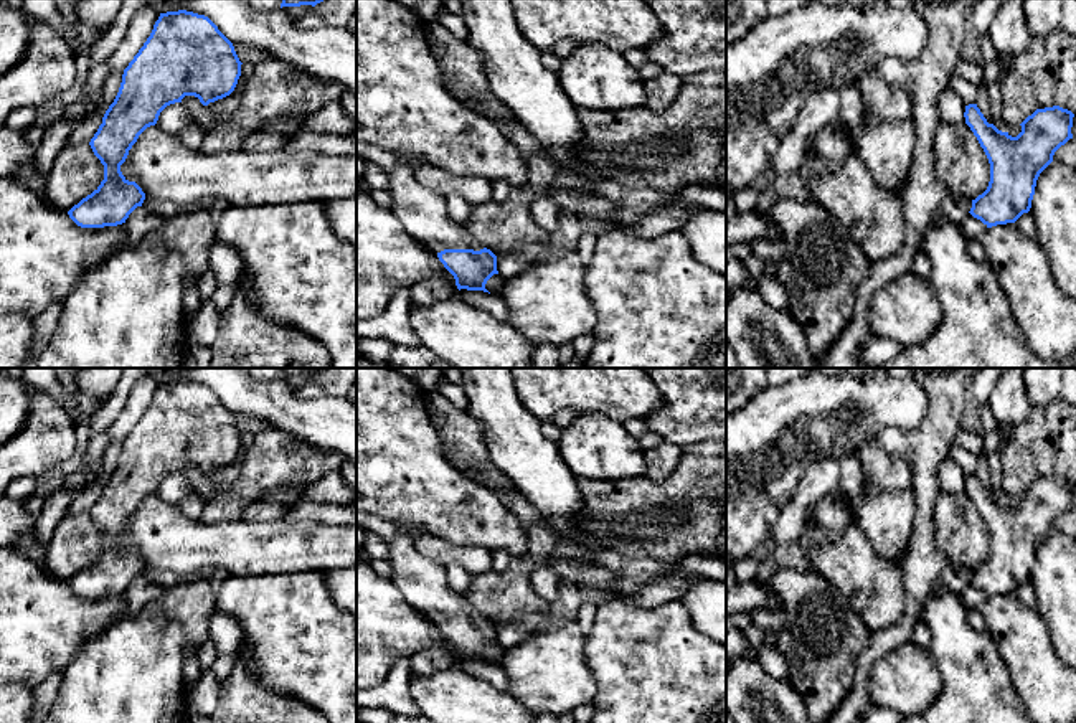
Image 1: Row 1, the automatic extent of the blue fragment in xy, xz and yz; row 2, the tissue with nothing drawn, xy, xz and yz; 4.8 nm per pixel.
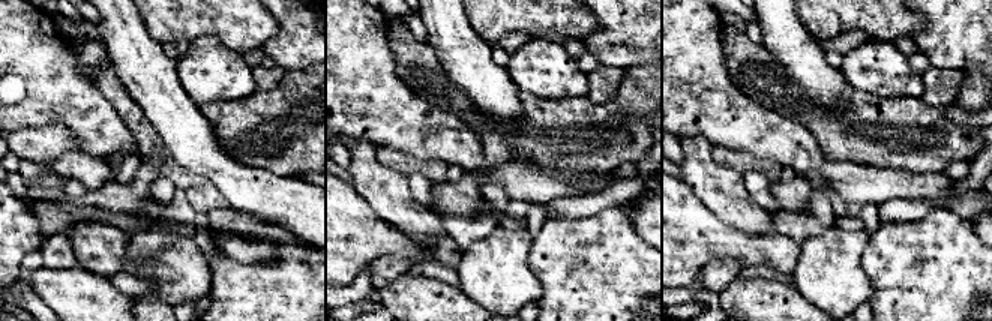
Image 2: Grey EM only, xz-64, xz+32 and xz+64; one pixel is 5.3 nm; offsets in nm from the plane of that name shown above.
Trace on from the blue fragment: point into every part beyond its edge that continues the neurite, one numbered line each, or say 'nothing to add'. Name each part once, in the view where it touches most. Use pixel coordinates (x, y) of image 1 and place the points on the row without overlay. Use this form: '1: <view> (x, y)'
1: xz (423, 583)

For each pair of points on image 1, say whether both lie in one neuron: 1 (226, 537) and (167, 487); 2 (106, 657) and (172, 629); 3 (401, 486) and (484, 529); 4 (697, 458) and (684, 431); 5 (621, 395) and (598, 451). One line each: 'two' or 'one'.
1: two
2: one
3: one
4: two
5: two

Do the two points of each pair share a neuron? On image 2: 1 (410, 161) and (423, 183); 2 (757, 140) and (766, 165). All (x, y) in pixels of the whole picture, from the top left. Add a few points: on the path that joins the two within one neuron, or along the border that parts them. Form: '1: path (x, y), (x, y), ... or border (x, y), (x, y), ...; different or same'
1: border (408, 176), (423, 174), (434, 183); different
2: border (730, 147), (758, 158), (770, 158), (784, 167); different

